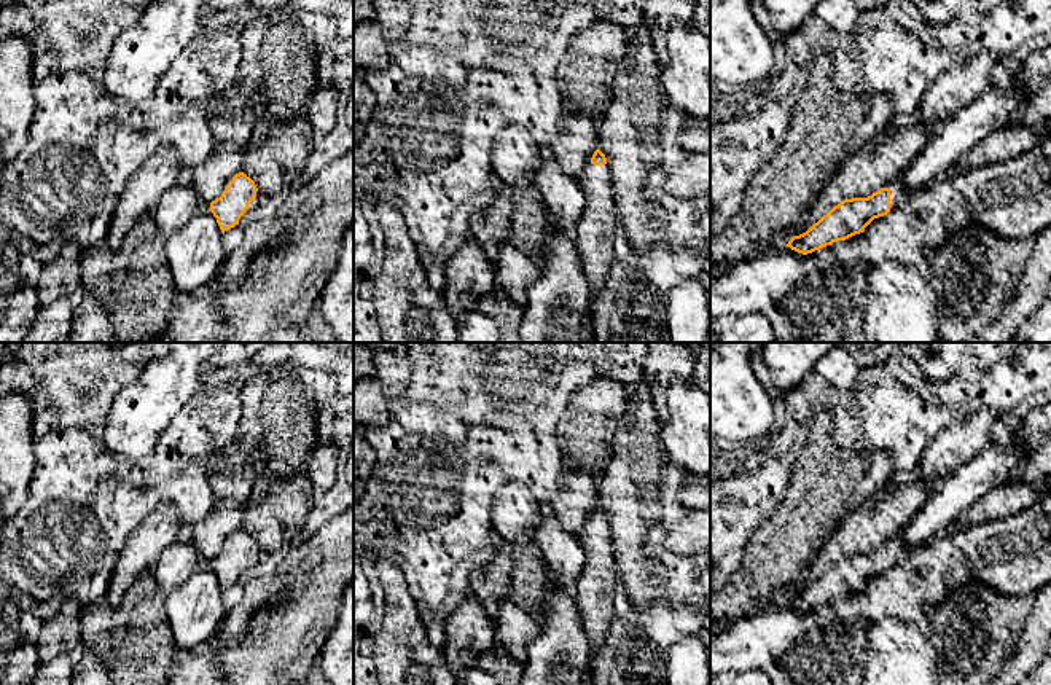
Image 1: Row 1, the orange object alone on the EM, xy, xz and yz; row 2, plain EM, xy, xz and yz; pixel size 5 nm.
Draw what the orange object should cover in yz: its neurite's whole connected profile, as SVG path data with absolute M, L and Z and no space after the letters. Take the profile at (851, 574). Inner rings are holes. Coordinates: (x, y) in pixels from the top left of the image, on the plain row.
M901 530L887 537L876 550L868 554L844 556L834 562L826 572L814 580L806 589L793 593L787 604L807 612L831 602L838 597L846 597L865 588L865 585L879 573L903 562L917 548L903 540Z

